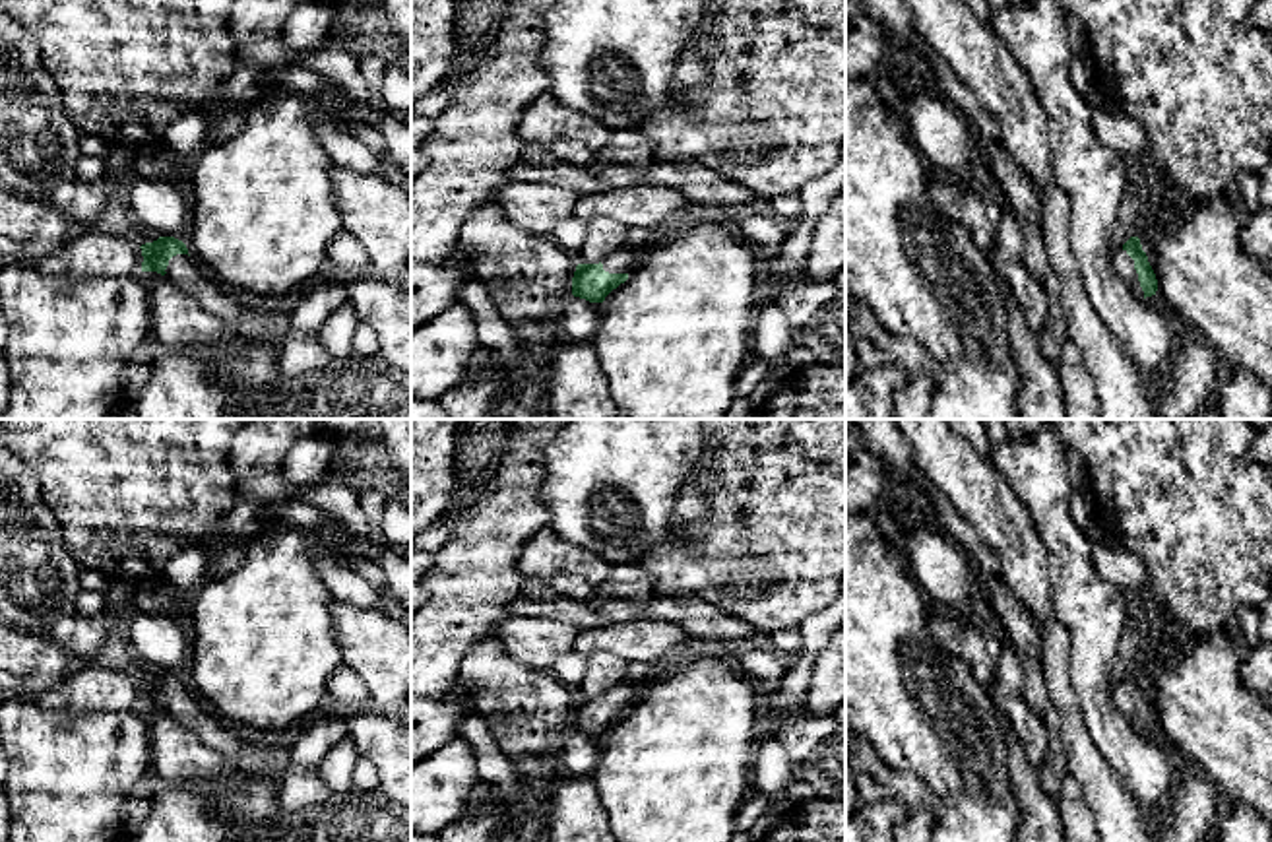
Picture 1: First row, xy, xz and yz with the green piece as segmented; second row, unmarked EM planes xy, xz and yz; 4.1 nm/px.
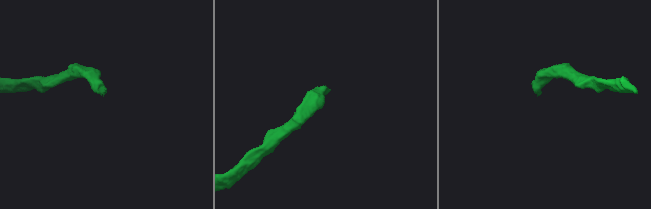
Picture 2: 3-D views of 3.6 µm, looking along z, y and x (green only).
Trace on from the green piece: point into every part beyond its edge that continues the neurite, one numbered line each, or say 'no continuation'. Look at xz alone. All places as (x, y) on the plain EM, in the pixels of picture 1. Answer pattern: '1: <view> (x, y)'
1: xz (623, 695)

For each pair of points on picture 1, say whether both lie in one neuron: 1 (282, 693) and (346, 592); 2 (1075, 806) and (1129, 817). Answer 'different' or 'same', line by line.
1: different
2: different

